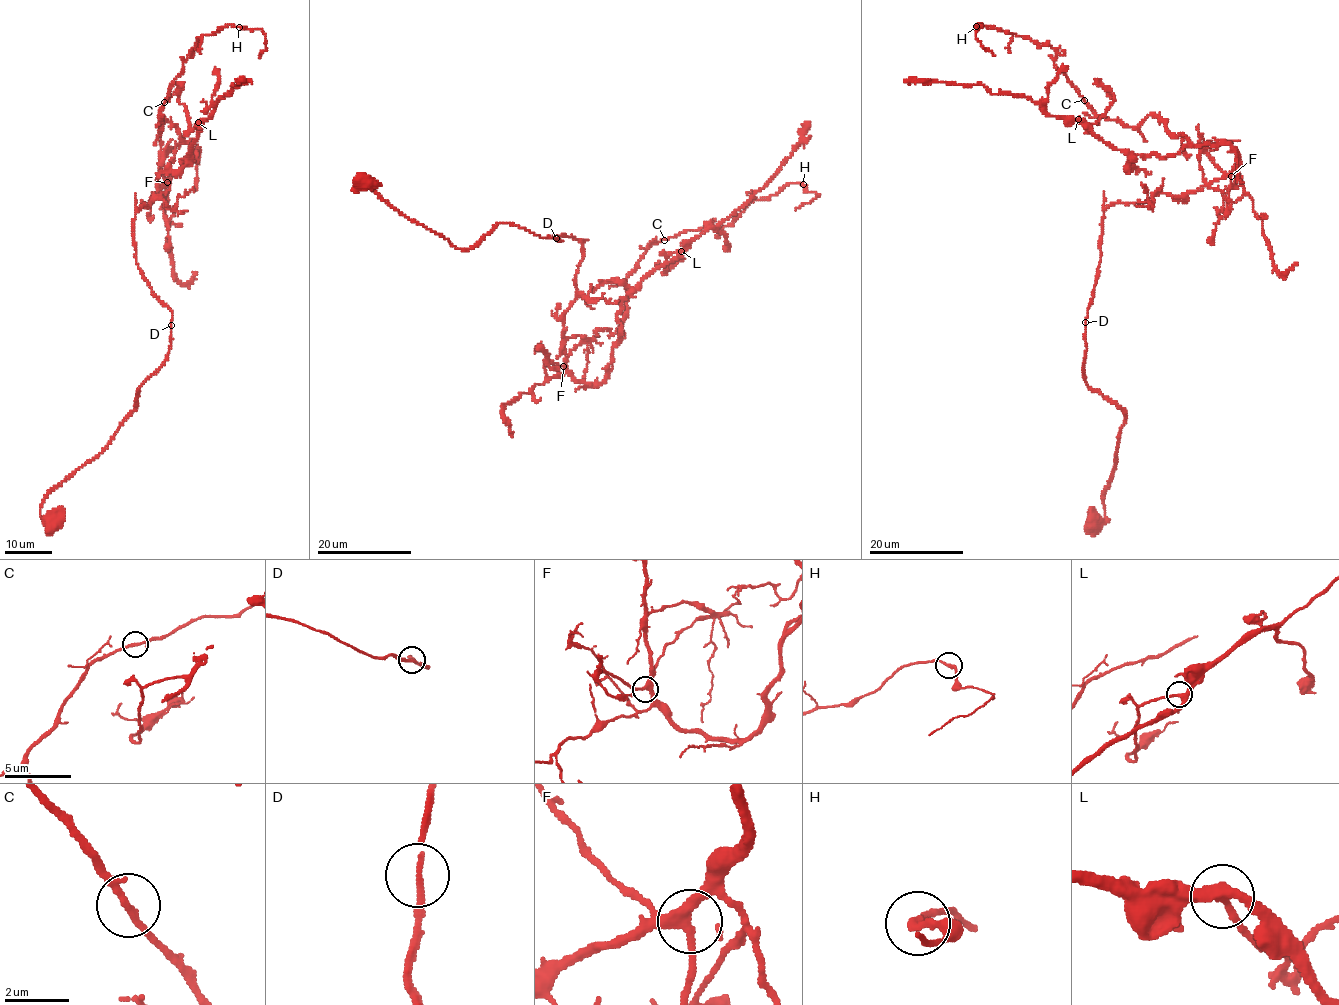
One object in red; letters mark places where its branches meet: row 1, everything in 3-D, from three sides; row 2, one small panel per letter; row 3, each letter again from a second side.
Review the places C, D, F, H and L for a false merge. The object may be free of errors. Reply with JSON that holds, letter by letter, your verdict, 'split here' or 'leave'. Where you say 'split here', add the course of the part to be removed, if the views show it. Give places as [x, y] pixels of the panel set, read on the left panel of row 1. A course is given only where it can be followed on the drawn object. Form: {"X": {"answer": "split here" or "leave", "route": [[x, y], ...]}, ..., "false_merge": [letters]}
{"C": {"answer": "leave"}, "D": {"answer": "leave"}, "F": {"answer": "leave"}, "H": {"answer": "leave"}, "L": {"answer": "leave"}, "false_merge": []}

